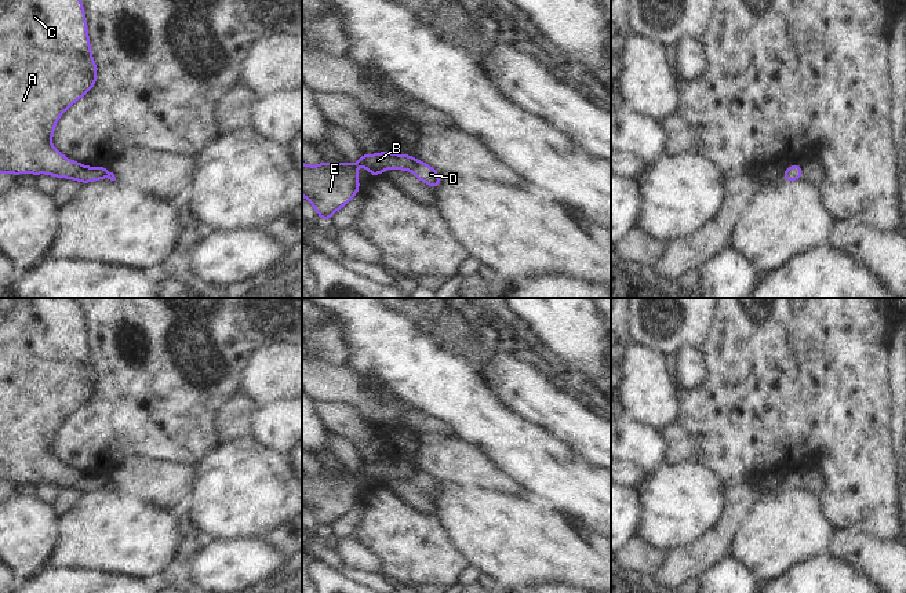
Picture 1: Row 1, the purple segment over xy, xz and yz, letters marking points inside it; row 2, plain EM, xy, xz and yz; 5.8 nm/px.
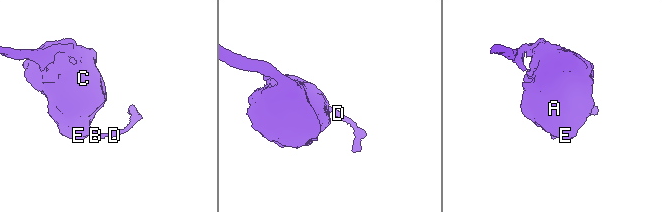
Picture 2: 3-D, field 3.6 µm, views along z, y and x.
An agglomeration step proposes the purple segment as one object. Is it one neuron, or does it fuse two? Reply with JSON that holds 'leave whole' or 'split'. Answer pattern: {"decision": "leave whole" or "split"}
{"decision": "split"}

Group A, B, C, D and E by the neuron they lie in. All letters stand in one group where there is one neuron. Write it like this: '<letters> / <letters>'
A B C E / D

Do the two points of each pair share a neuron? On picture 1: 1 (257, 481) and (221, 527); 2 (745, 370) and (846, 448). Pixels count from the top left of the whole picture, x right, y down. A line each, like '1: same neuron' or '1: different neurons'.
1: same neuron
2: same neuron

